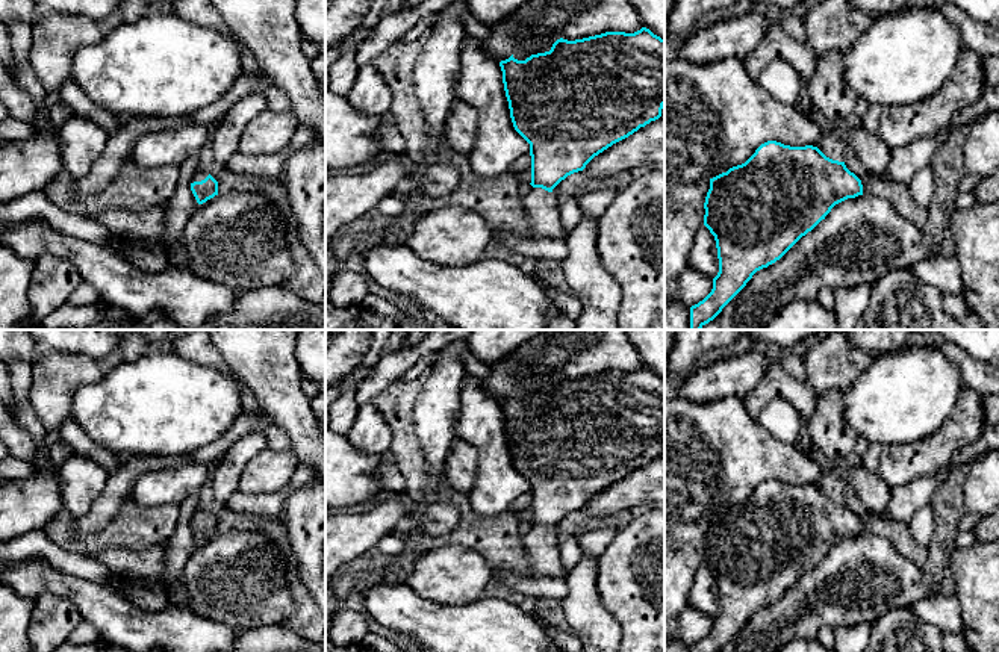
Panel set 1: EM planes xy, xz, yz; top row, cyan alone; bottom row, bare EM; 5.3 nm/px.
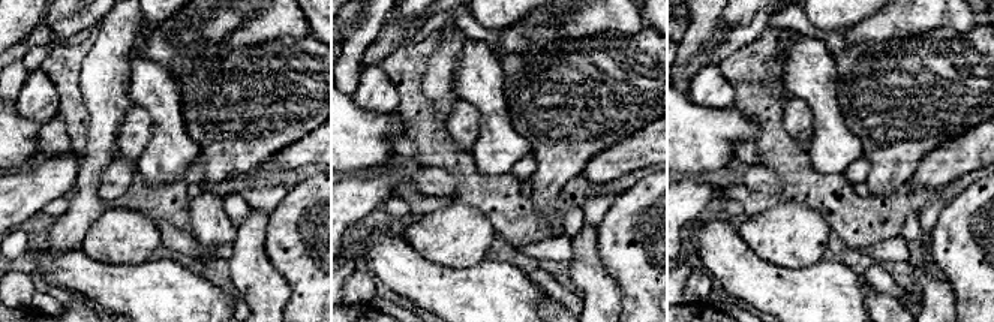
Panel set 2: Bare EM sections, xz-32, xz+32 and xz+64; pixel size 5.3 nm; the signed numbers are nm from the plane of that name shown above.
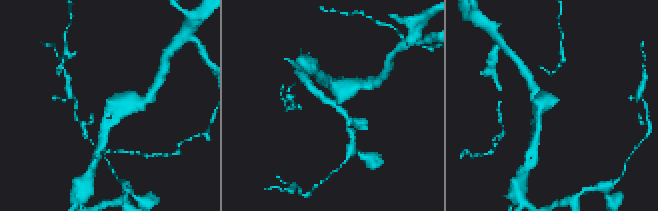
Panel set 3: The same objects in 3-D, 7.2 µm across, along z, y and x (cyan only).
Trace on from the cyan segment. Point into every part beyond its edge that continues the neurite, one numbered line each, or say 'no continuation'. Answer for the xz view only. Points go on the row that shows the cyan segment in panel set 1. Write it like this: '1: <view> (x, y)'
1: xz (542, 208)

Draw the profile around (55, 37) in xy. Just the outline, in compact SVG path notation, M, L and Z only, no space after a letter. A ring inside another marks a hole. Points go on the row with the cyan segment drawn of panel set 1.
M39 12L32 23L30 64L45 92L59 94L67 80L73 80L73 56L83 45L98 42L106 26L80 14Z

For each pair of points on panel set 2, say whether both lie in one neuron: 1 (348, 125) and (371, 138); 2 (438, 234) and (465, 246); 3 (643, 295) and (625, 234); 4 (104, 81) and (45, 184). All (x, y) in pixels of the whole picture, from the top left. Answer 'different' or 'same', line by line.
1: same
2: same
3: same
4: different

